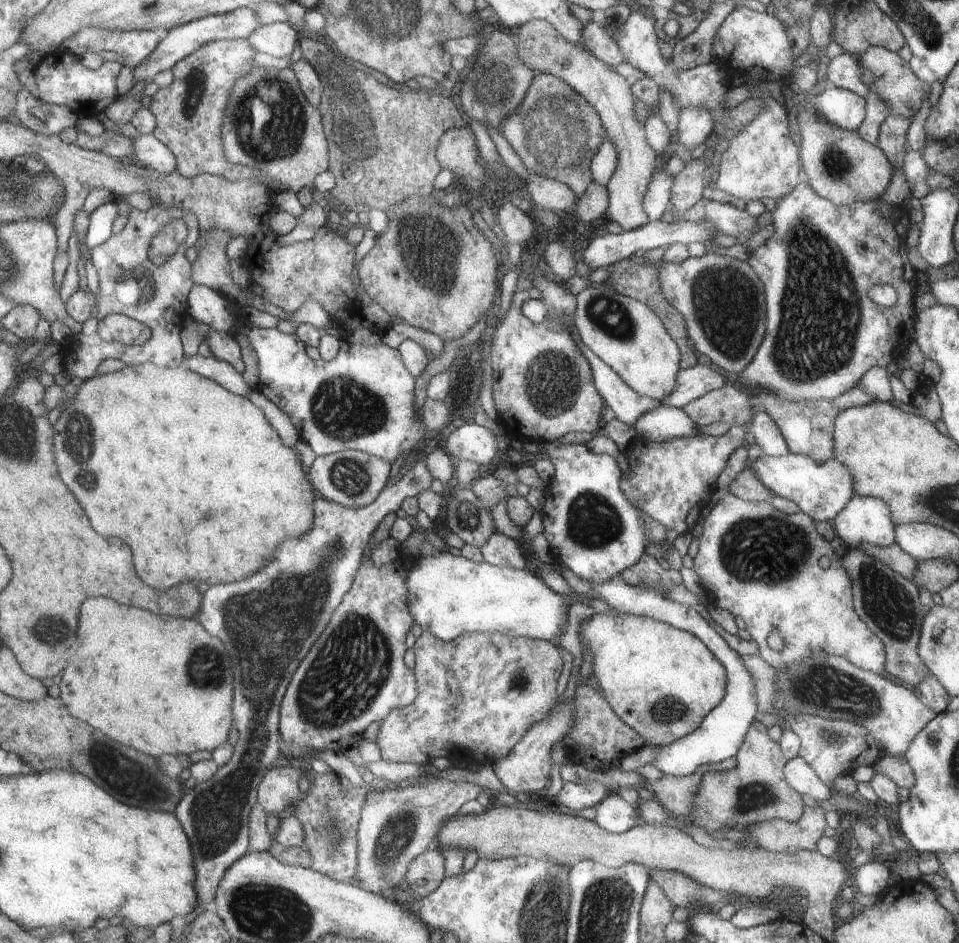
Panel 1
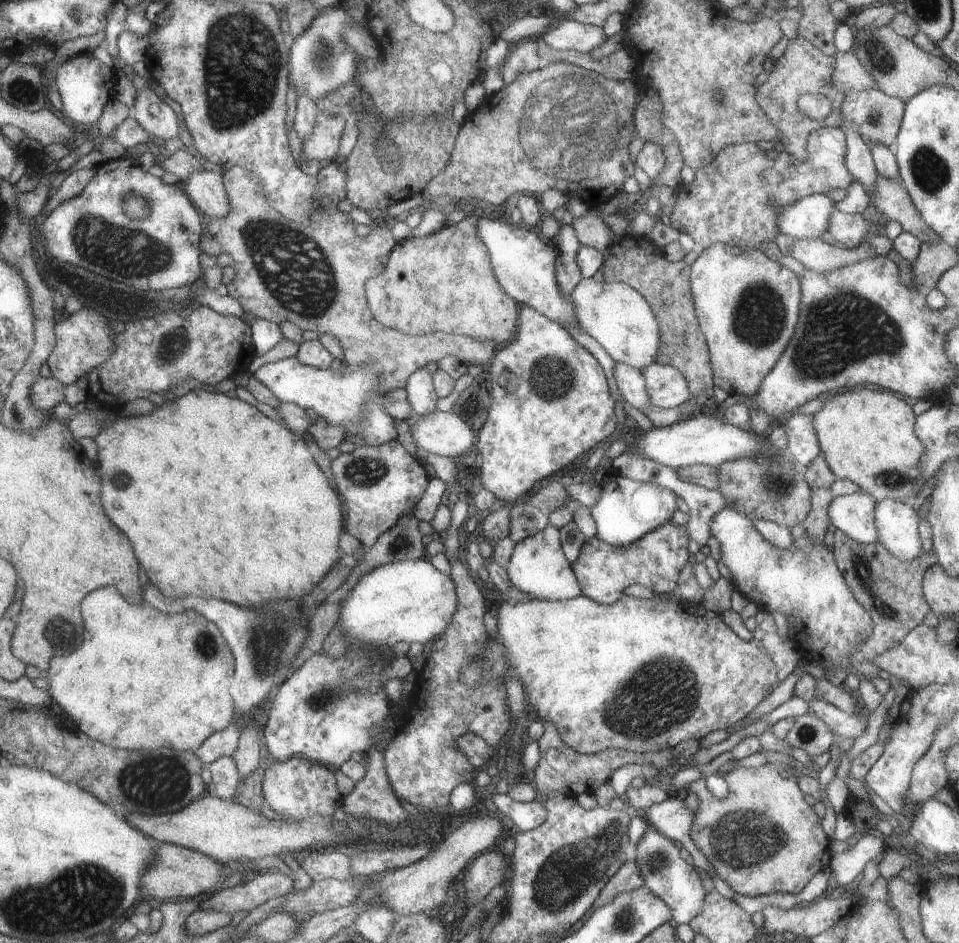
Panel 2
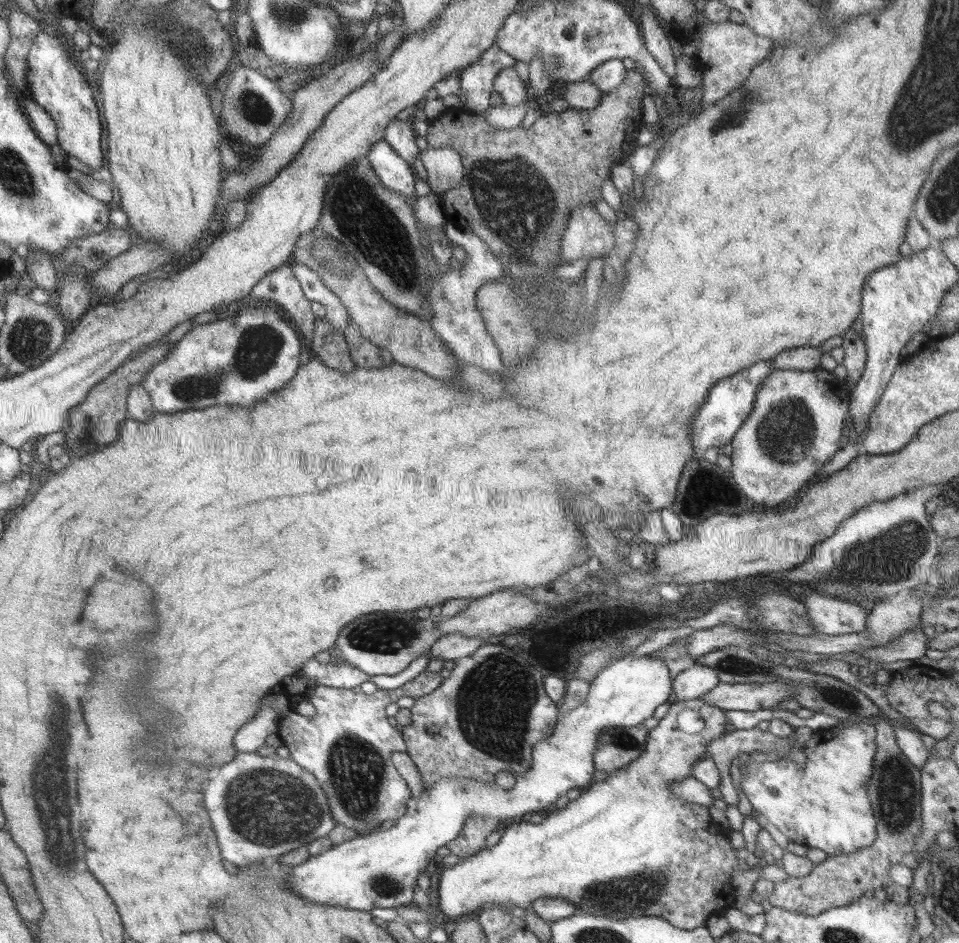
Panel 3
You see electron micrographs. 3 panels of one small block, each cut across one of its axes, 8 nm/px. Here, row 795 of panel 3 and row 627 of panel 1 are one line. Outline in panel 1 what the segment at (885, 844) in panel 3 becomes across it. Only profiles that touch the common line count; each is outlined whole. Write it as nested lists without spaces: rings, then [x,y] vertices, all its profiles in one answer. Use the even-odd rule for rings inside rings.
[[[856,547],[847,549],[844,554],[843,563],[844,570],[848,576],[852,578],[852,592],[854,592],[854,610],[859,613],[860,620],[871,631],[873,631],[884,643],[886,653],[885,675],[905,684],[909,688],[918,686],[924,682],[924,678],[928,676],[929,670],[922,664],[920,656],[918,656],[918,636],[922,632],[924,612],[918,600],[918,588],[911,579],[904,578],[899,572],[892,570],[886,563],[880,562],[879,559],[872,558],[866,550]]]

